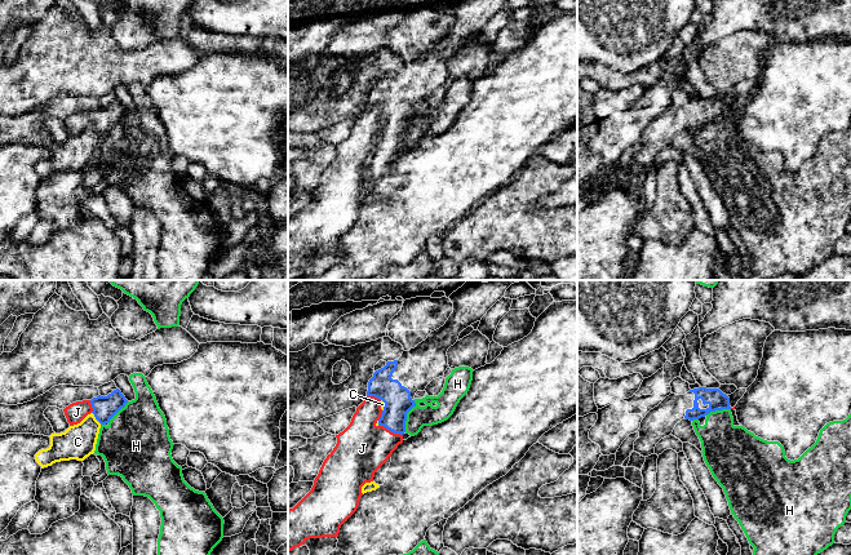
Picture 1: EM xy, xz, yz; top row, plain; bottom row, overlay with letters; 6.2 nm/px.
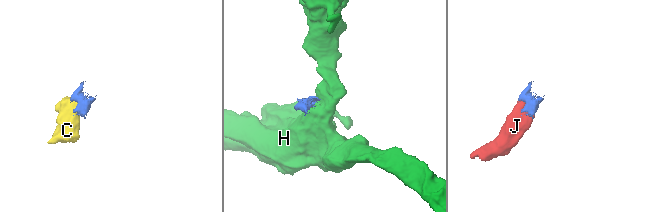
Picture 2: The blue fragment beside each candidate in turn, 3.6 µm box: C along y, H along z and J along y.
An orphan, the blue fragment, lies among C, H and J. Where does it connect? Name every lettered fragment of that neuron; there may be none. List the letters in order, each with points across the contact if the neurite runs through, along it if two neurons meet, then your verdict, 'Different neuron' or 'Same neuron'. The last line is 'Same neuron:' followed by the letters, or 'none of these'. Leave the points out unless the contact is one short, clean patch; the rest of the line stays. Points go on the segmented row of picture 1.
C: Boundary: xy (92, 412), (101, 423). Different neuron
H: Boundary: xz (415, 400), (415, 404), (407, 413), (404, 431). Different neuron
J: Path across: xz (397, 398), (390, 430), (377, 443), (362, 448). Same neuron
Same neuron: J

